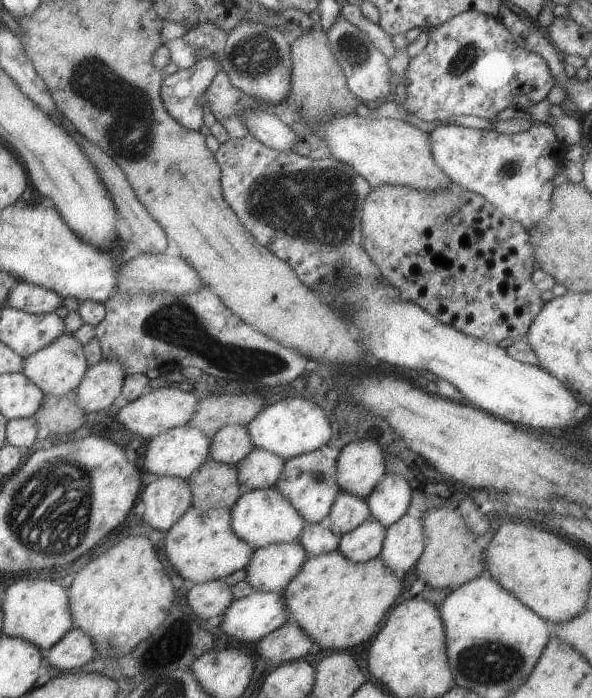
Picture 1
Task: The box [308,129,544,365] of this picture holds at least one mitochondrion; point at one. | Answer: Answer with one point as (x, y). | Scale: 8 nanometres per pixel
(511, 168)

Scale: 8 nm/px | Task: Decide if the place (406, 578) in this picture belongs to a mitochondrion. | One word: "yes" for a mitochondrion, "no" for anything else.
no

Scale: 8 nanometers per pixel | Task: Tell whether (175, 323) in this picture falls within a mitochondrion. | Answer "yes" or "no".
yes

